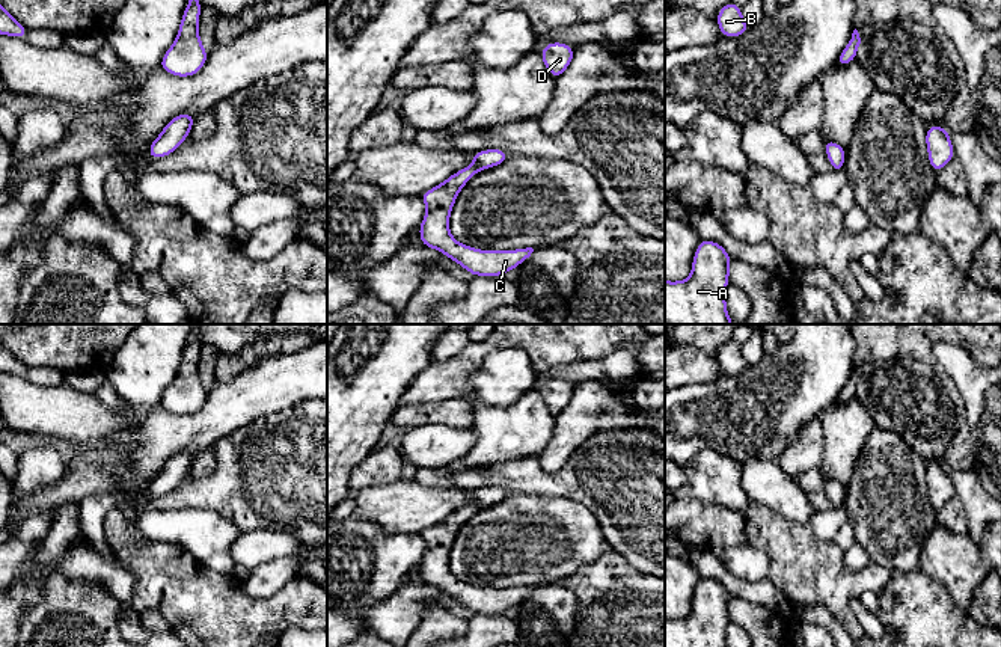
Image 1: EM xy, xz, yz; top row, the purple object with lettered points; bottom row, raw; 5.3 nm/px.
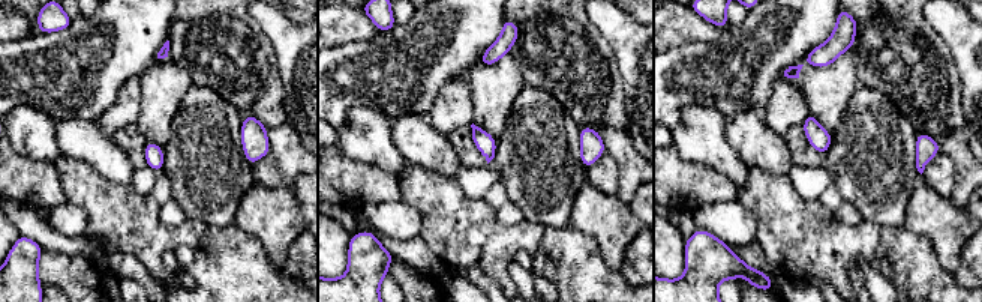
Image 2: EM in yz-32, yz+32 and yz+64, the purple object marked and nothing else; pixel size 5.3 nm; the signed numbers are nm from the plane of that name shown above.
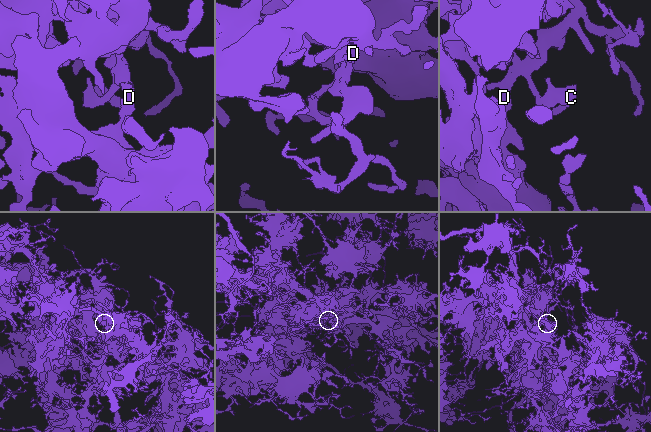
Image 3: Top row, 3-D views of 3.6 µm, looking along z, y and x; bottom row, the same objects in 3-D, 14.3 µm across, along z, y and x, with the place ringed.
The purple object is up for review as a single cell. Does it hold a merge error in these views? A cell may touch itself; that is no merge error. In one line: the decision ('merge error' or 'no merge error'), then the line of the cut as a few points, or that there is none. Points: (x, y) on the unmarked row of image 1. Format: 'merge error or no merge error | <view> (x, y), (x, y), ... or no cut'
no merge error | no cut

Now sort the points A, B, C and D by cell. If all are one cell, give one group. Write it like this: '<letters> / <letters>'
A B C D

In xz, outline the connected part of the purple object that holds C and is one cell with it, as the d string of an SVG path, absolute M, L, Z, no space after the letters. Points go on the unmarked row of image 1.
M504 487L476 489L472 493L475 499L470 504L463 505L419 534L427 543L419 575L424 584L449 594L473 614L502 614L525 600L534 587L479 588L458 581L449 570L449 553L466 520L479 508L499 504L510 496Z

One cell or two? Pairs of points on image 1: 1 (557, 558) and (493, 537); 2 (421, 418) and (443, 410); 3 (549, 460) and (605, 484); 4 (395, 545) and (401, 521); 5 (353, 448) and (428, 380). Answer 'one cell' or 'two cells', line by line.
1: one cell
2: one cell
3: two cells
4: two cells
5: two cells

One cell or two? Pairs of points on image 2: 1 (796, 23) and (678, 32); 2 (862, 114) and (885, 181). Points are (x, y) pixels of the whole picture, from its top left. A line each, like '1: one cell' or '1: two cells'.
1: two cells
2: one cell

